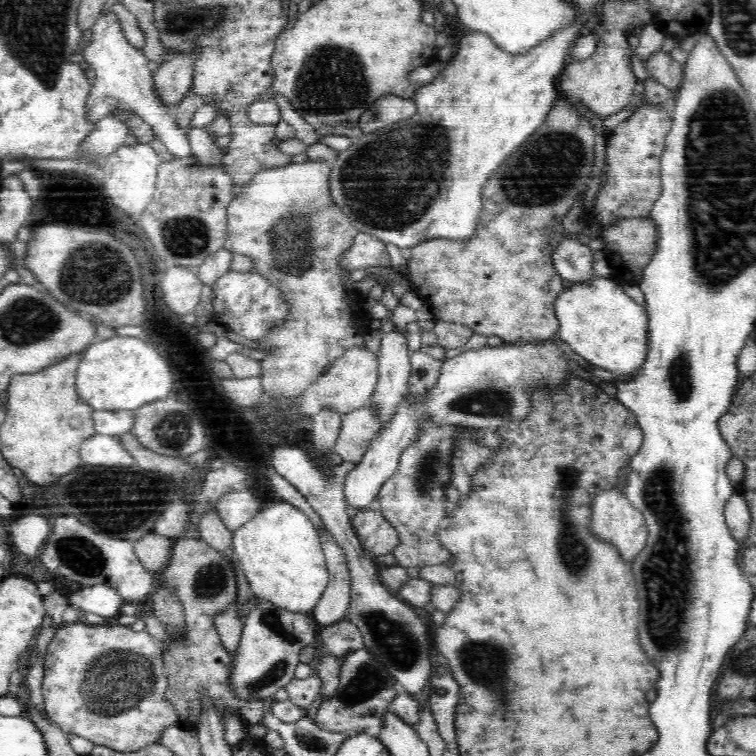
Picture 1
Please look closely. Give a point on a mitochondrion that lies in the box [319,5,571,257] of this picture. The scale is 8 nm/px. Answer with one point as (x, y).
(390, 183)

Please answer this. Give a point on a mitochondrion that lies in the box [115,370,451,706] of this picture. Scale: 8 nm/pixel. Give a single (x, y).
(402, 647)

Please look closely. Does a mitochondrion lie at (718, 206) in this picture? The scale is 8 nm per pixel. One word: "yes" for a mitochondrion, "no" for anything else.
yes

